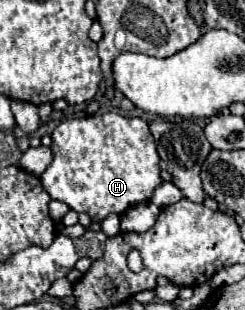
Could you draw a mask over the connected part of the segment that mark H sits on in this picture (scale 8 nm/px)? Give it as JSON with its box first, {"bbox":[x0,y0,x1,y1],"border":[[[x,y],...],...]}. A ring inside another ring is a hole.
{"bbox":[41,112,161,220],"border":[[[117,112],[93,114],[85,118],[63,120],[51,134],[53,162],[41,174],[41,184],[53,200],[69,204],[75,212],[85,212],[93,220],[105,220],[109,214],[121,216],[127,208],[145,202],[153,196],[153,190],[161,184],[157,144],[151,136],[149,124],[141,118],[127,118]]]}

